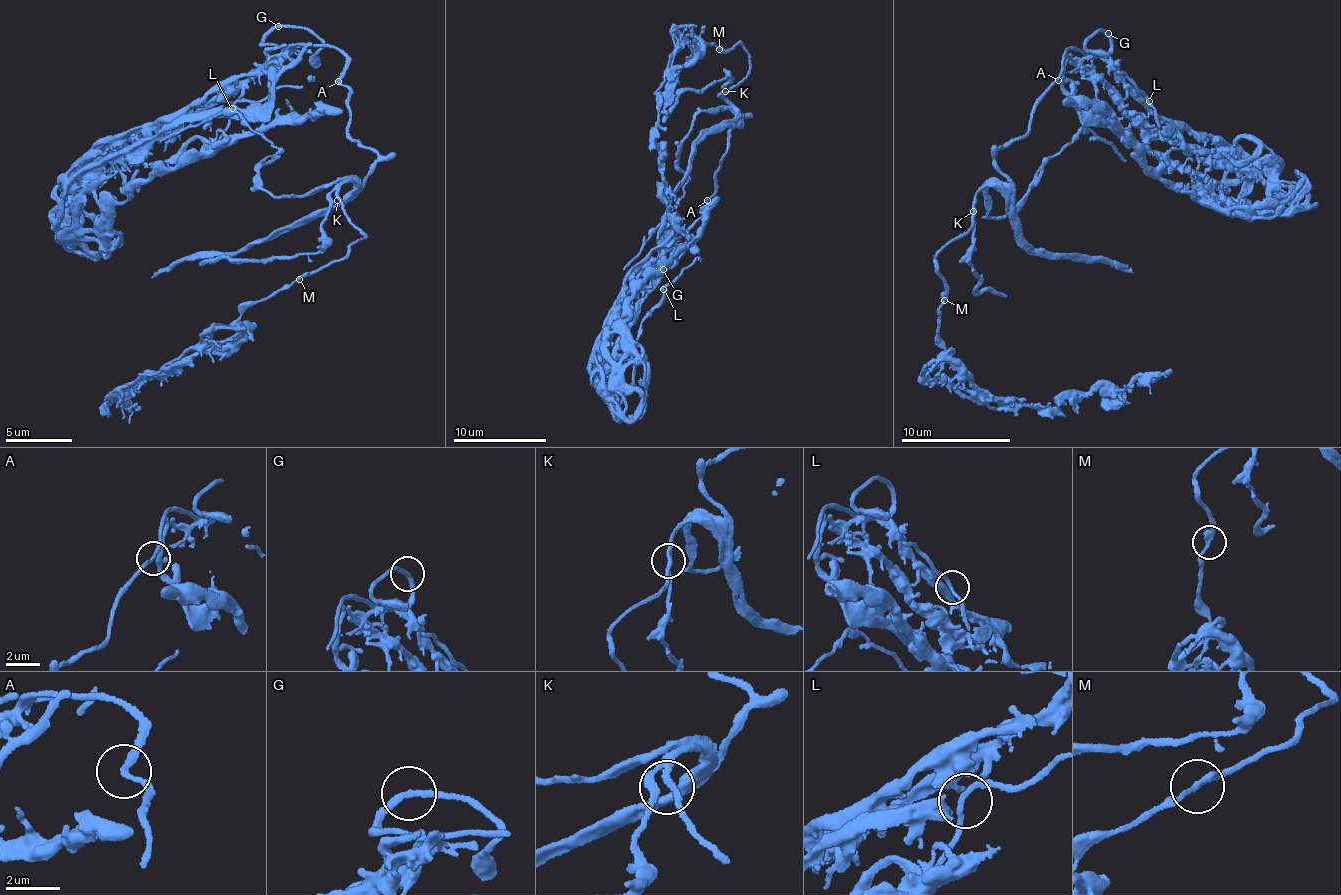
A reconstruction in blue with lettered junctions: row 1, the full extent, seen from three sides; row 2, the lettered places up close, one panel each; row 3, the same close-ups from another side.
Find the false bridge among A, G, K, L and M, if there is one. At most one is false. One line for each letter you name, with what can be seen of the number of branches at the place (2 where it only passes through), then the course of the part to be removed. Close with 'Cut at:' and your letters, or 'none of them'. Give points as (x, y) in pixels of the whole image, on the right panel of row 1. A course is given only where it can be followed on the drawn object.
Cut at: none of them

